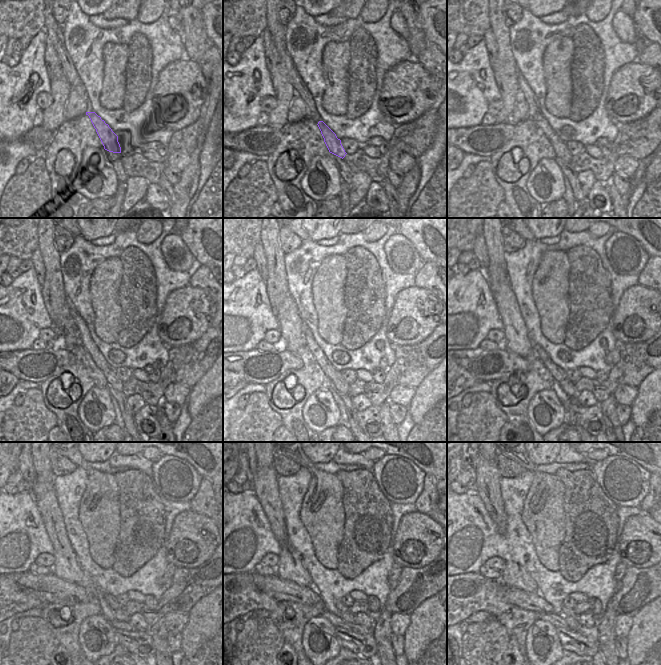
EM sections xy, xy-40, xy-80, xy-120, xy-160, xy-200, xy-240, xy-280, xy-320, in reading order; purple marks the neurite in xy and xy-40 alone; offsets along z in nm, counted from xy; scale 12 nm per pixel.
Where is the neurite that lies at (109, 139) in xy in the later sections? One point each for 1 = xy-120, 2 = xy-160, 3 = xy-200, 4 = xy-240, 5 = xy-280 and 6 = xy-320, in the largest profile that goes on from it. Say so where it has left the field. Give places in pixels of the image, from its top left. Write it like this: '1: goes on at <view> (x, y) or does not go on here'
1: goes on at xy-120 (112, 378)
2: goes on at xy-160 (341, 385)
3: goes on at xy-200 (567, 386)
4: goes on at xy-240 (121, 614)
5: goes on at xy-280 (348, 616)
6: goes on at xy-320 (573, 624)

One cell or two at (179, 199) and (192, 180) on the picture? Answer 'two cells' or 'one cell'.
one cell

